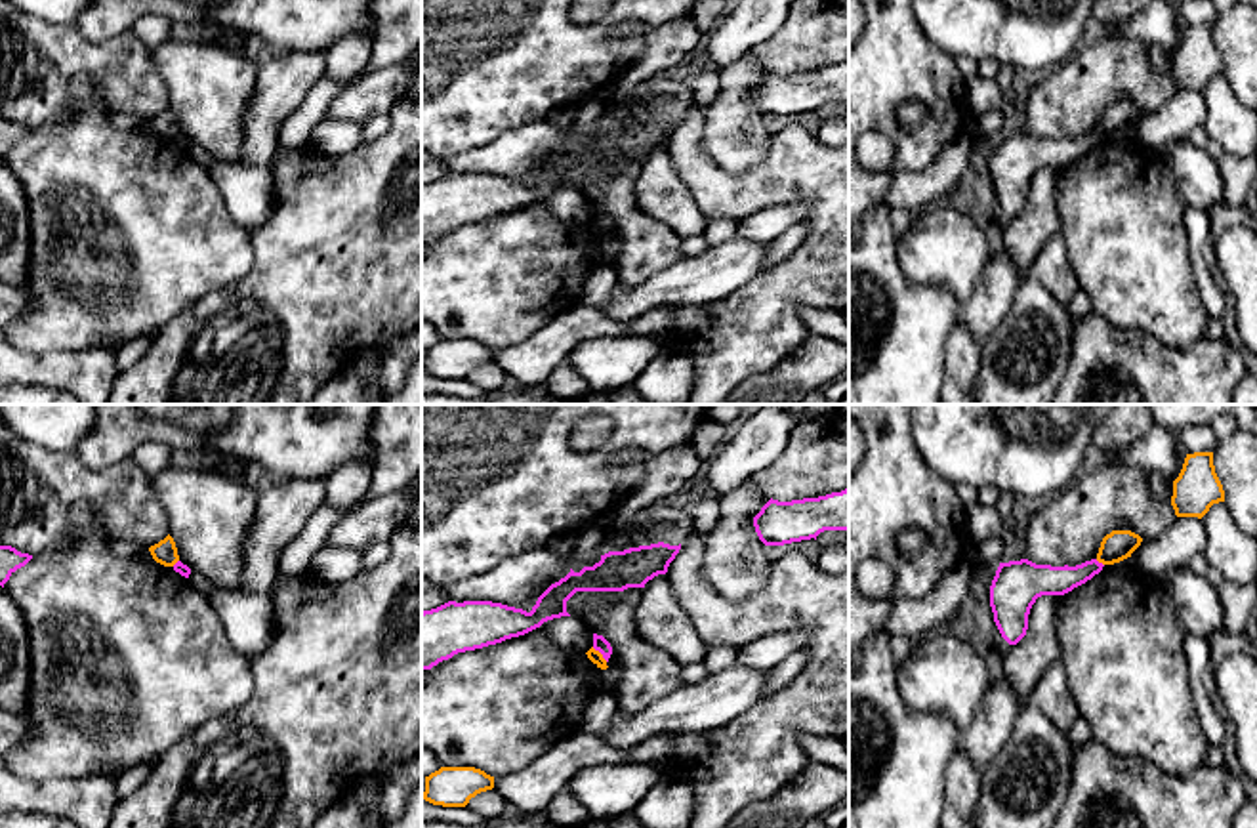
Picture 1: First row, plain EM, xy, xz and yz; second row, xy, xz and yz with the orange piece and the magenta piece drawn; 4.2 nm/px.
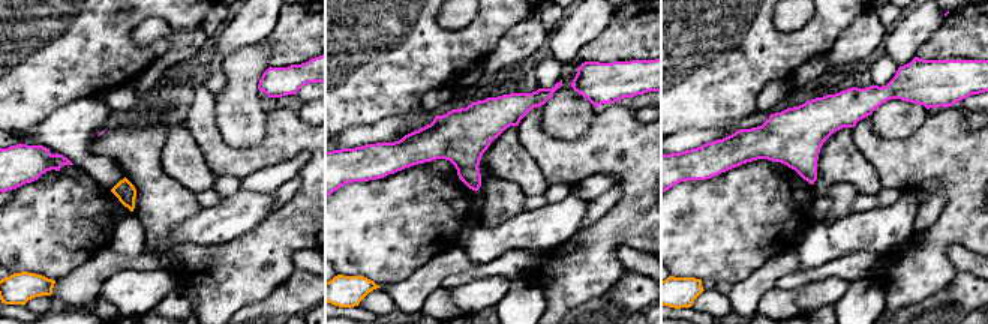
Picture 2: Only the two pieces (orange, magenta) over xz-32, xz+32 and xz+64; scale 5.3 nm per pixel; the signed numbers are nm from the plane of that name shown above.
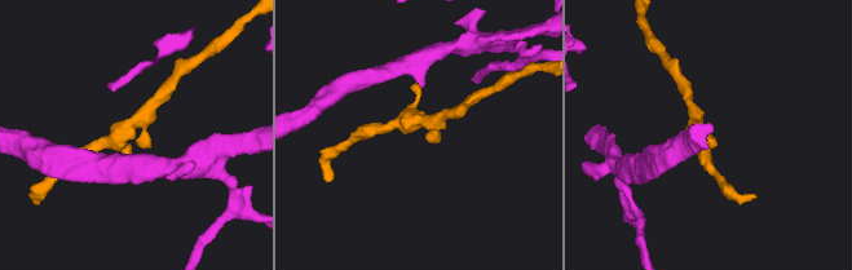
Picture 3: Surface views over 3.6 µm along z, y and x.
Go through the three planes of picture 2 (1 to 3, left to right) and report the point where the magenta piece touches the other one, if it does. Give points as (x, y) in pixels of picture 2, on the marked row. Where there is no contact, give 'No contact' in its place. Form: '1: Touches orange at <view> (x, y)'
1: No contact
2: No contact
3: No contact

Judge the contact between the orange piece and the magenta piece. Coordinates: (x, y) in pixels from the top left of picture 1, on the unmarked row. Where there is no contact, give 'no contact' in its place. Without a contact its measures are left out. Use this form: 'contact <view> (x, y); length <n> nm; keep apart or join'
contact xz (599, 226); length 90 nm; keep apart

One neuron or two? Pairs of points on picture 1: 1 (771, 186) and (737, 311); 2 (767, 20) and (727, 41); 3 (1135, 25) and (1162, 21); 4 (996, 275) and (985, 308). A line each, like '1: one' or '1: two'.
1: one
2: one
3: one
4: one

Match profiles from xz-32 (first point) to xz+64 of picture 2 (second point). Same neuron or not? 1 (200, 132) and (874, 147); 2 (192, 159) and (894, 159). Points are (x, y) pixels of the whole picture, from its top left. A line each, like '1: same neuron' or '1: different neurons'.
1: same neuron
2: different neurons

